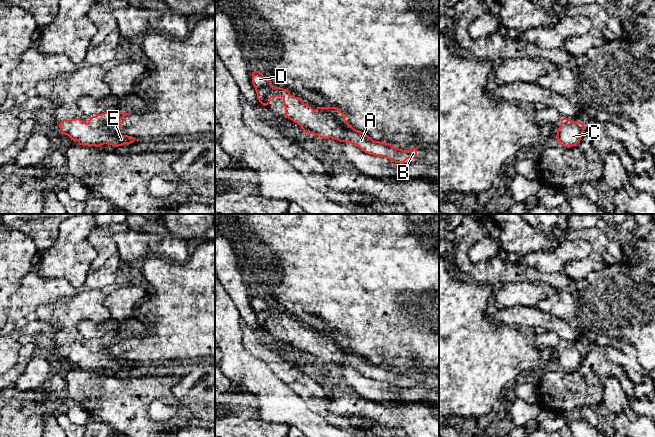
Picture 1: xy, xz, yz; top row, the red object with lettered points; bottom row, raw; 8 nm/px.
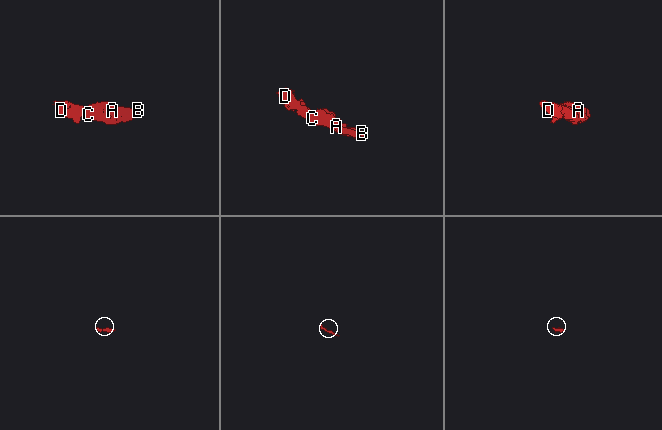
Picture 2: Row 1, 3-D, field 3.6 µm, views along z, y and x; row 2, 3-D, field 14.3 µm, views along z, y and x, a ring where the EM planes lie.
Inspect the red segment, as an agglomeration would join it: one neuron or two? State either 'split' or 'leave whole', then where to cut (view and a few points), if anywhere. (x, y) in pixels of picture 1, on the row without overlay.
leave whole; cut none

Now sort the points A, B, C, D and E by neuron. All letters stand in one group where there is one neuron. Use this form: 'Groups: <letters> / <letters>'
Groups: A B C D E

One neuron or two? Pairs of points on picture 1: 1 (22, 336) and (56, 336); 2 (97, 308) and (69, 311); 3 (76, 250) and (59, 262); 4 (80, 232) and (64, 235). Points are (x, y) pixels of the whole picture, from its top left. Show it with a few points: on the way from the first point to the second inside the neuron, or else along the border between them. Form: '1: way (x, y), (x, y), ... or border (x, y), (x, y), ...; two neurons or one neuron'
1: way (30, 332), (43, 332), (48, 336); one neuron
2: way (90, 308), (79, 308), (76, 310); one neuron
3: way (72, 254), (66, 260), (63, 260); one neuron
4: way (76, 232), (68, 232); one neuron

